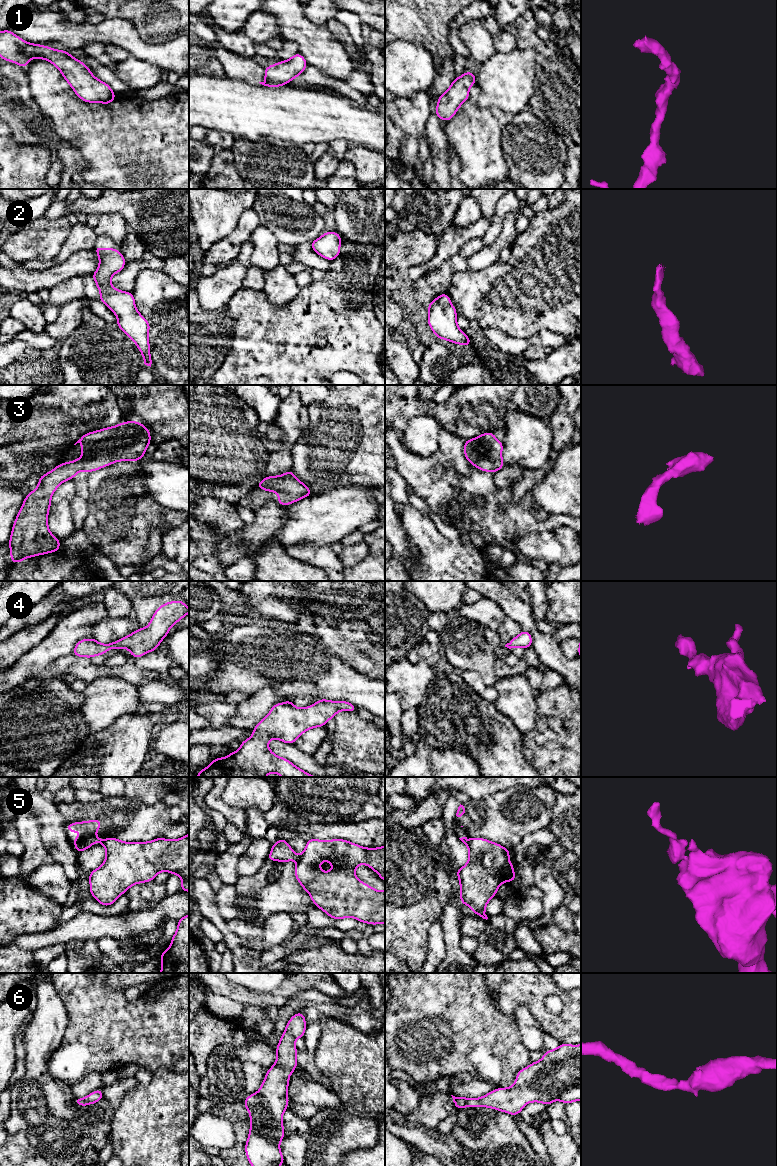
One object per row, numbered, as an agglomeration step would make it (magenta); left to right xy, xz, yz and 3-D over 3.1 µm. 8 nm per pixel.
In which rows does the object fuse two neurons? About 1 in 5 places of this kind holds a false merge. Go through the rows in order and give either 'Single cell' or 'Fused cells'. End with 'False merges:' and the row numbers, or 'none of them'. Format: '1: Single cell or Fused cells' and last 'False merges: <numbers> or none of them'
1: Single cell
2: Single cell
3: Single cell
4: Single cell
5: Fused cells
6: Single cell
False merges: 5

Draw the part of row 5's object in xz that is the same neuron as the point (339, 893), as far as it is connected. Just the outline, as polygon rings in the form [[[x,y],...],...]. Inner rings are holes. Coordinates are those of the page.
[[[312,837],[306,842],[301,859],[295,866],[294,875],[318,909],[323,910],[331,918],[340,920],[353,917],[359,922],[371,925],[385,924],[385,890],[377,891],[356,877],[355,868],[361,864],[369,866],[385,882],[385,845],[379,848],[365,848],[344,839],[321,841]],[[322,861],[329,861],[332,864],[333,868],[330,872],[323,872],[320,869],[319,864]]]

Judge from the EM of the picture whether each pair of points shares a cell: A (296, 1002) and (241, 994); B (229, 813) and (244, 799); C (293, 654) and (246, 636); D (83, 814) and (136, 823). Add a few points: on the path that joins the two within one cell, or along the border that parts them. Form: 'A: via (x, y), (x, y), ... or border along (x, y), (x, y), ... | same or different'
A: border along (307, 988), (293, 994), (278, 1008) | different
B: border along (224, 787), (222, 800), (227, 804), (245, 810) | different
C: via (281, 654), (263, 653), (258, 648) | same
D: via (96, 823), (123, 823) | same

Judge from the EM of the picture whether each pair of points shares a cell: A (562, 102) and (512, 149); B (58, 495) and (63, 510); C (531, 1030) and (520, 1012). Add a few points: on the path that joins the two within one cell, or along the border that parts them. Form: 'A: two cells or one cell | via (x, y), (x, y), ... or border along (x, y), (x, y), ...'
A: two cells | border along (531, 111), (560, 136)
B: two cells | border along (70, 501), (59, 500), (51, 505)
C: one cell | via (528, 1026), (522, 1016)

